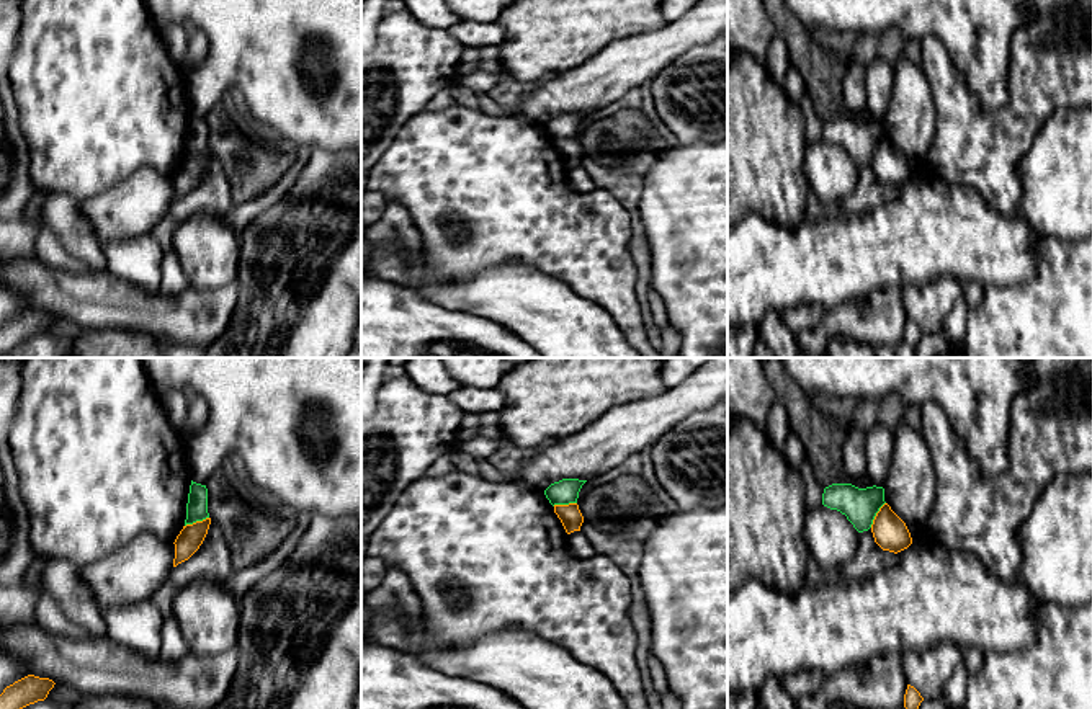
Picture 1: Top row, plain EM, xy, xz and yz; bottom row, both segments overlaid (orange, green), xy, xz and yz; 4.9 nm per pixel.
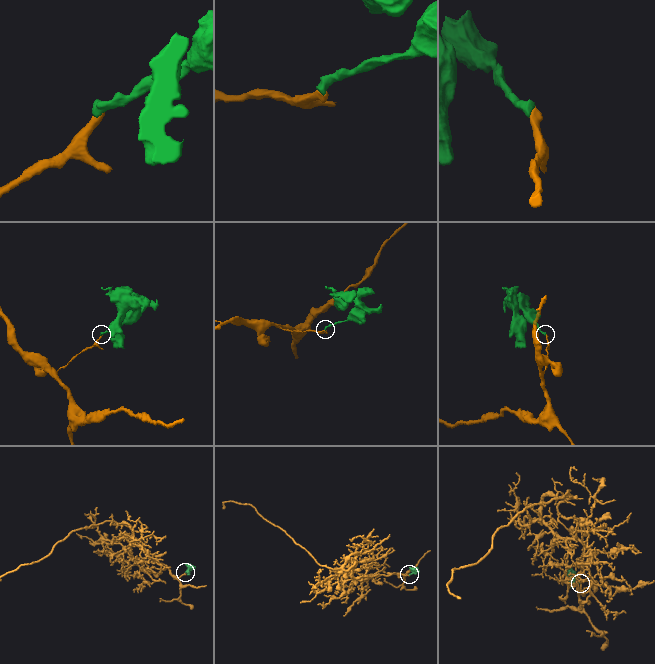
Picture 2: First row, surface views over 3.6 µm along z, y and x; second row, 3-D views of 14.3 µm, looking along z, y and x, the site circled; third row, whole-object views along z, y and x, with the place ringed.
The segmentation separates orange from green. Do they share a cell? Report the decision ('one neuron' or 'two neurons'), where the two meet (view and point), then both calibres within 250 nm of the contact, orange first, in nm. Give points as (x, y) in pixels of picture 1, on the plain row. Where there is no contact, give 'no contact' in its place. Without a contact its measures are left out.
two neurons; contact yz (877, 149); calibres 170 and 180 nm

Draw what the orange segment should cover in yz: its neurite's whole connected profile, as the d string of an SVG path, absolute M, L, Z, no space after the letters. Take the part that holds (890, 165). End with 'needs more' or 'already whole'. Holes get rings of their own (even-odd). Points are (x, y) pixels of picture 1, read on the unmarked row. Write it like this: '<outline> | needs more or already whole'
M884 137L876 147L871 167L875 176L889 186L901 186L912 178L911 167L906 157L891 144L888 137Z | already whole

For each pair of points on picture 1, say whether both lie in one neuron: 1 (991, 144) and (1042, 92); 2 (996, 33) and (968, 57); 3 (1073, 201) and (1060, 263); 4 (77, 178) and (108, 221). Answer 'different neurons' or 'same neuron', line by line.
1: same neuron
2: same neuron
3: different neurons
4: different neurons

